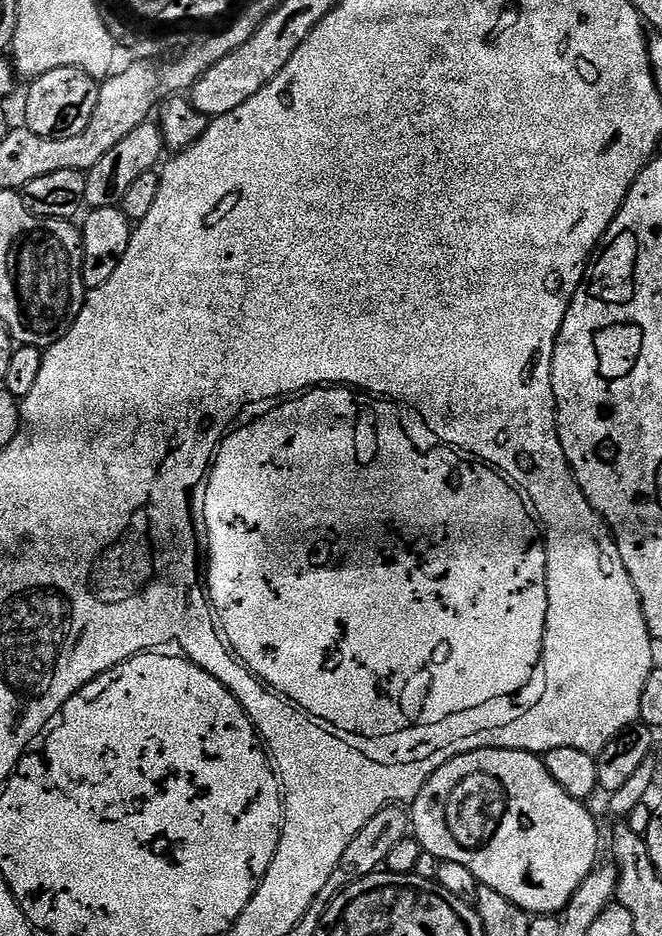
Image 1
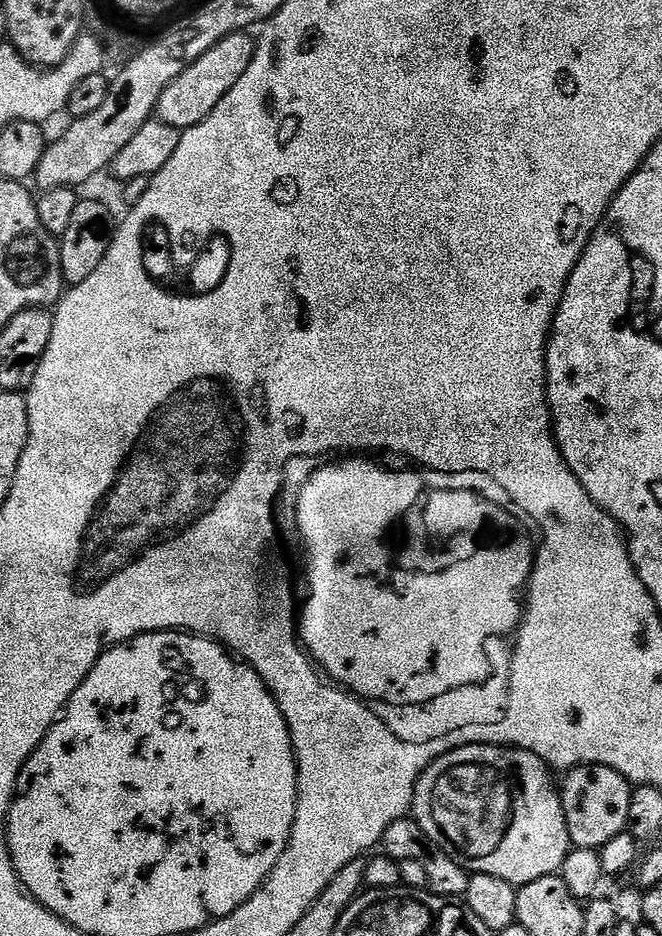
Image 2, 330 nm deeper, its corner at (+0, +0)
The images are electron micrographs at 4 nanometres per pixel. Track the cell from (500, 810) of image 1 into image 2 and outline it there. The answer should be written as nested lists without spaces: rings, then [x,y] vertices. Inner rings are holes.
[[[461,744],[454,751],[433,760],[431,766],[425,768],[419,782],[416,783],[416,794],[412,798],[414,819],[422,826],[422,830],[426,830],[430,842],[438,842],[442,851],[450,854],[450,858],[454,858],[454,862],[468,869],[469,873],[494,874],[494,878],[502,878],[517,886],[529,884],[543,876],[555,876],[572,848],[572,839],[566,830],[566,814],[562,810],[558,784],[557,781],[552,781],[551,775],[553,776],[553,773],[548,765],[542,762],[542,758],[521,748],[510,748],[500,744]]]

